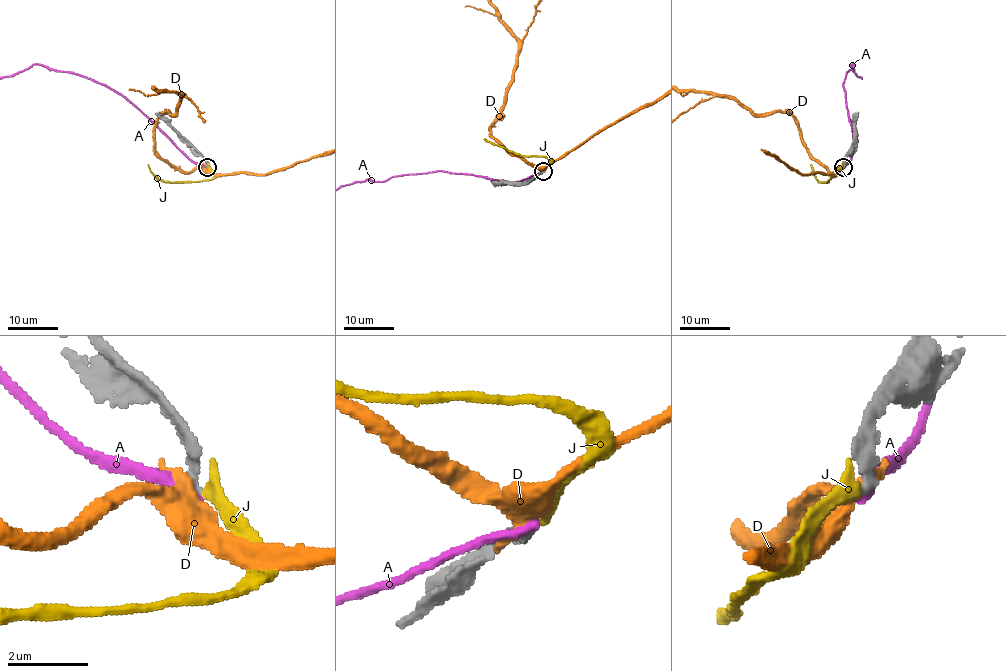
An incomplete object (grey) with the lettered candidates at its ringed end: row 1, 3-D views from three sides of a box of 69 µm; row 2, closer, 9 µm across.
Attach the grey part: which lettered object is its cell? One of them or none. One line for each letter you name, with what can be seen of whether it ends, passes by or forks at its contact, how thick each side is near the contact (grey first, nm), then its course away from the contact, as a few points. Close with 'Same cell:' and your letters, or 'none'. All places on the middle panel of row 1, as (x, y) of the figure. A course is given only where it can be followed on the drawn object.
J: it ends | 200/280 nm | via (544, 171), (550, 163), (546, 157), (520, 156), (484, 138)
Same cell: J

